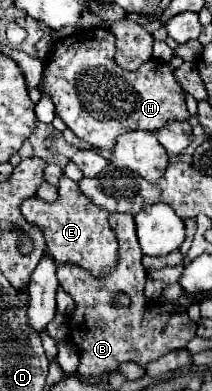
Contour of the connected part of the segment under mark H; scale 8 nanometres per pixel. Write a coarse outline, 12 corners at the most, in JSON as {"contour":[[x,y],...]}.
{"contour":[[96,27],[54,43],[42,77],[56,115],[96,149],[186,121],[158,59],[136,71]]}

